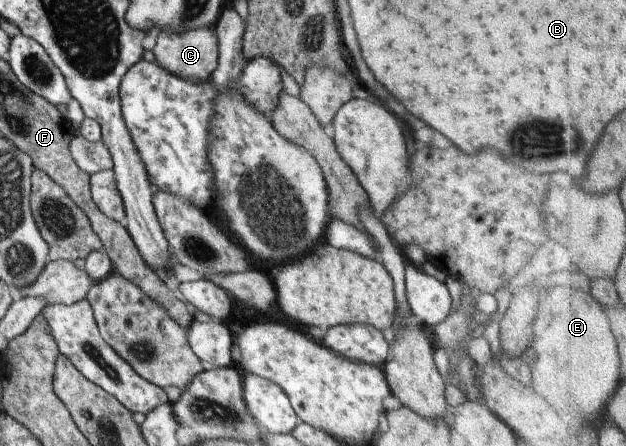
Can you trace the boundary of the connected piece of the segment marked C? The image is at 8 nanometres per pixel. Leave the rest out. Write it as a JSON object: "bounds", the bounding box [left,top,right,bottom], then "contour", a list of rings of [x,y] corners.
{"bounds":[152,25,217,80],"contour":[[[202,25],[201,27],[175,33],[172,29],[162,29],[156,36],[152,52],[156,57],[158,66],[174,73],[181,79],[190,77],[209,80],[213,70],[217,67],[217,34],[214,25]]]}

